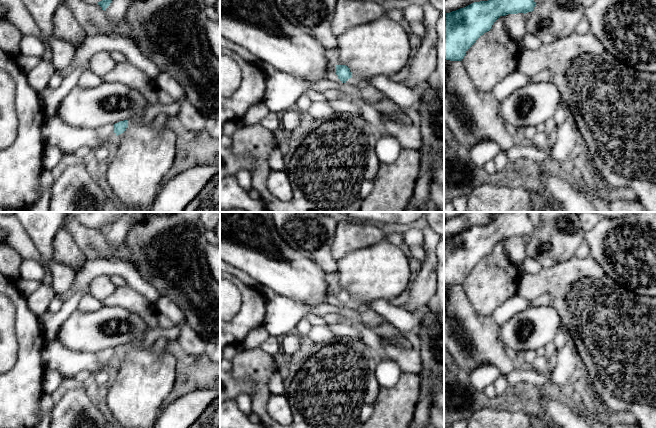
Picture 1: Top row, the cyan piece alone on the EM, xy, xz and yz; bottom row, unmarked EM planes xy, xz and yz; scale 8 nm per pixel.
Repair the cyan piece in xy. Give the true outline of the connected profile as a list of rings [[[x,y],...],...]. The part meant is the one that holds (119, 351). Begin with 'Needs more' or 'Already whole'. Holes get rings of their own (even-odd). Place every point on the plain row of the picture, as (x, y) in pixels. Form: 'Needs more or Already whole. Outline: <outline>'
Already whole. Outline: [[[123,344],[113,348],[114,357],[116,360],[122,358],[125,355],[127,352],[127,346],[128,344]]]

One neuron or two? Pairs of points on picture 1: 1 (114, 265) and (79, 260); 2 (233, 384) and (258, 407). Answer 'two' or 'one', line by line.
1: two
2: two

